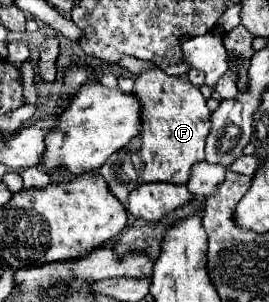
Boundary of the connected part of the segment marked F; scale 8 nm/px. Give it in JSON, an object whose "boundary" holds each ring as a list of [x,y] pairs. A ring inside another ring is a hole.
{"boundary":[[[159,67],[135,77],[133,93],[143,105],[143,133],[137,145],[109,157],[101,175],[107,181],[111,193],[125,205],[133,187],[143,183],[173,183],[185,185],[193,163],[205,159],[205,139],[211,131],[205,97],[193,83],[183,83],[179,77],[171,77]]]}

